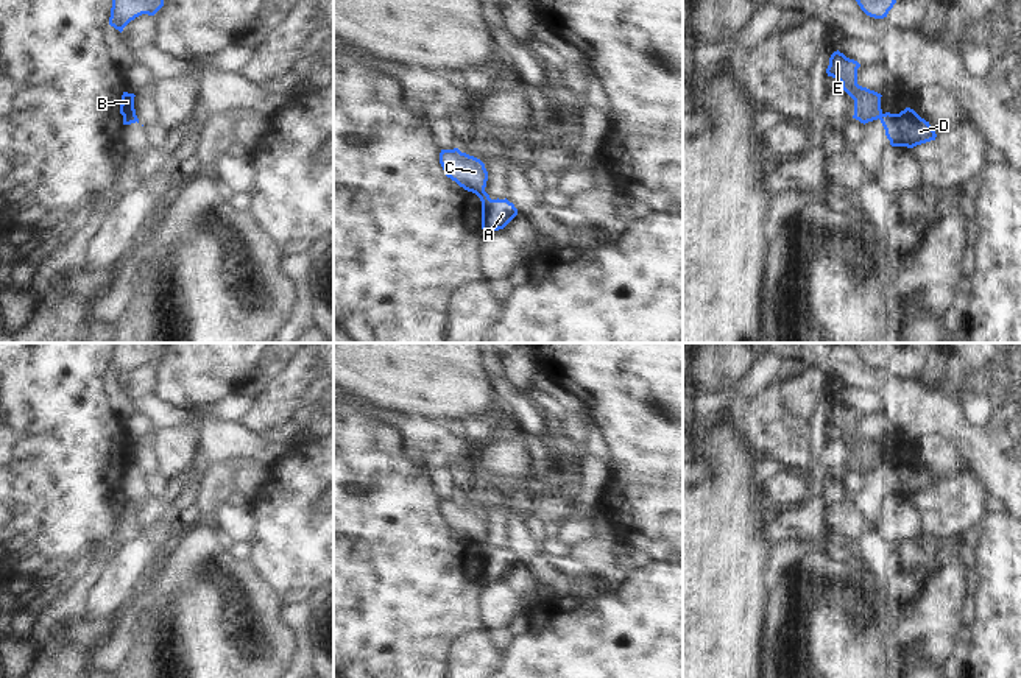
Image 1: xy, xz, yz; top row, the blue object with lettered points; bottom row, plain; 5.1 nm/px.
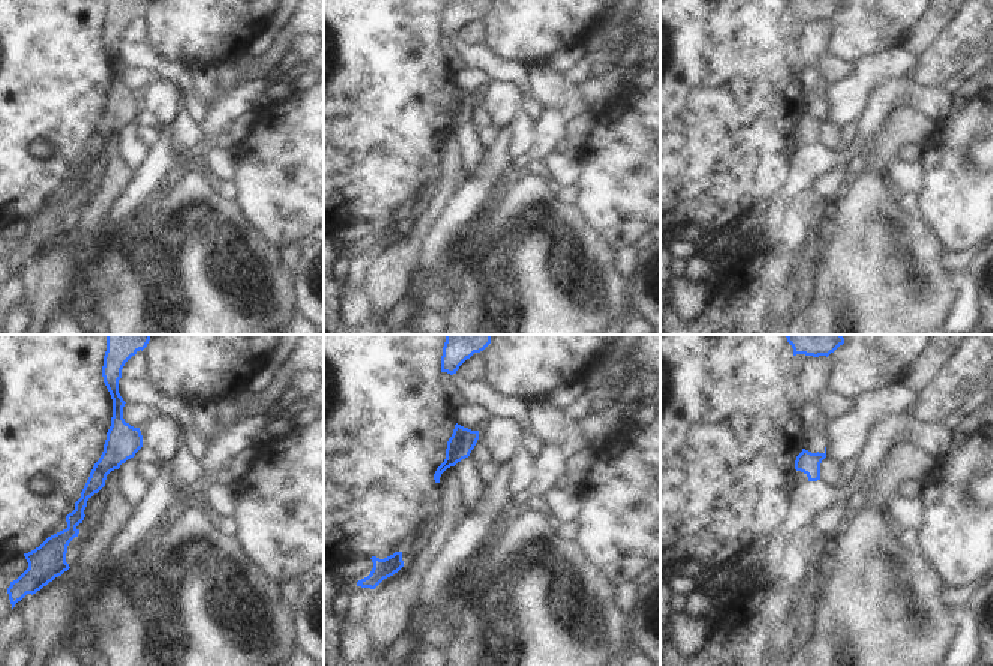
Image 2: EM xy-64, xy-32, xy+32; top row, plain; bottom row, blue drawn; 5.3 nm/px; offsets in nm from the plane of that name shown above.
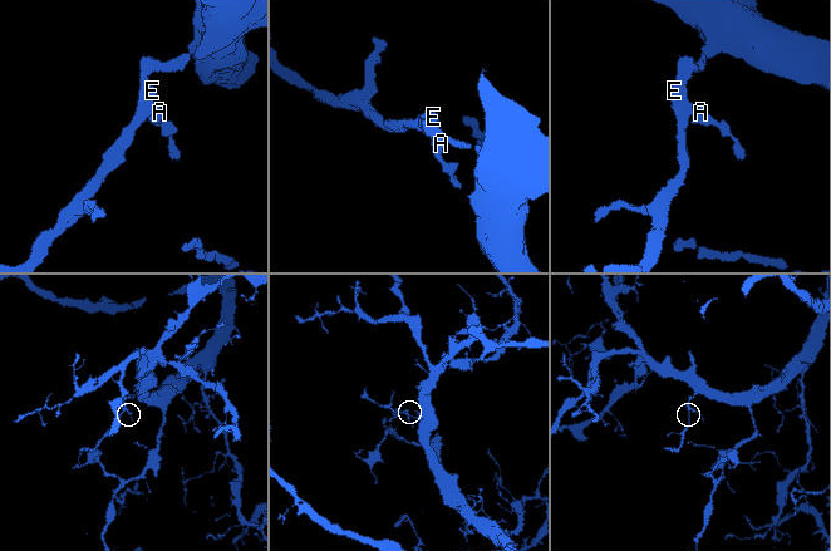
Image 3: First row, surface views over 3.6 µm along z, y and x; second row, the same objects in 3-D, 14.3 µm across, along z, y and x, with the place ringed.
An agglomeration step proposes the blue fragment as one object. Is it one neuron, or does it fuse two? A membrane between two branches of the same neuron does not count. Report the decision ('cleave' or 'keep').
cleave

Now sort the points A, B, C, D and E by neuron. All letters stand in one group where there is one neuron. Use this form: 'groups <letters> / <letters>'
groups A D / B C E

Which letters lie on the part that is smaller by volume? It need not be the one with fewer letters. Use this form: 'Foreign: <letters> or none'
Foreign: A, D

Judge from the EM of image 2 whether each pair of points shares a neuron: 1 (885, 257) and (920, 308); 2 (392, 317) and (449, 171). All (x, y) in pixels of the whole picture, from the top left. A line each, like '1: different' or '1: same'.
1: same
2: different

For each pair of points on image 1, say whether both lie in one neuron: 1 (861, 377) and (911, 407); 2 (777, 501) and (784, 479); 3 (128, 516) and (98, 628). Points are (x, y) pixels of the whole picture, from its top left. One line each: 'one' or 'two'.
1: one
2: one
3: two

